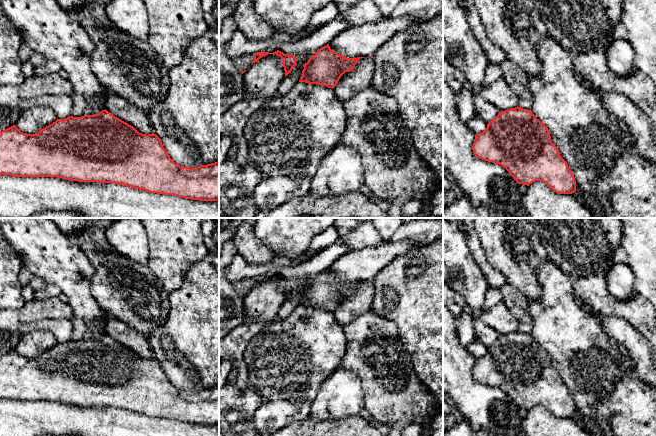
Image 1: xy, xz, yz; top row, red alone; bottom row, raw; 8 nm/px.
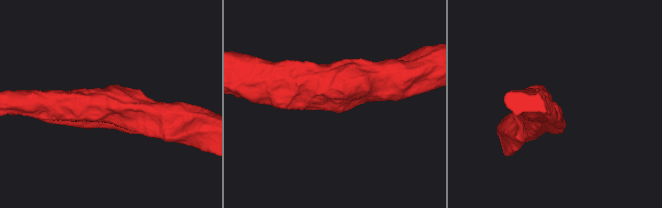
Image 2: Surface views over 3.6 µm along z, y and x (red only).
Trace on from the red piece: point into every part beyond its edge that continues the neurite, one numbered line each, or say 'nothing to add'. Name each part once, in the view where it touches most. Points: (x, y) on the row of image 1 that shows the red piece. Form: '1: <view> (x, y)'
nothing to add

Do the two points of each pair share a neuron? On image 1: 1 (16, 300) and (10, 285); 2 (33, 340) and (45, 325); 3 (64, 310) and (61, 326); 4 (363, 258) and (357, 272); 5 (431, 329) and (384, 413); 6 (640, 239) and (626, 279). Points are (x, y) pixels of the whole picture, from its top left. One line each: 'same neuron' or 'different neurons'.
1: same neuron
2: different neurons
3: different neurons
4: same neuron
5: different neurons
6: different neurons

